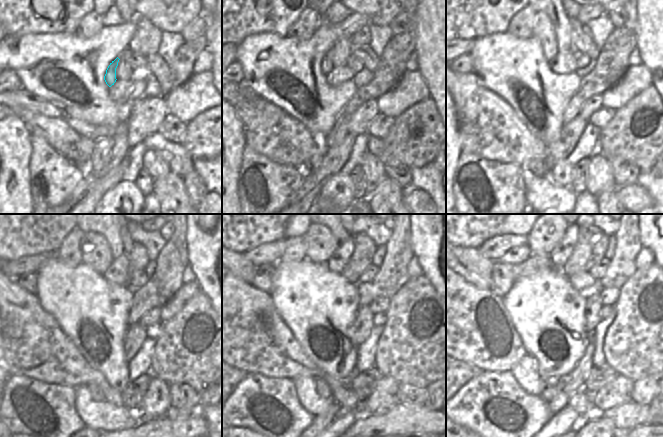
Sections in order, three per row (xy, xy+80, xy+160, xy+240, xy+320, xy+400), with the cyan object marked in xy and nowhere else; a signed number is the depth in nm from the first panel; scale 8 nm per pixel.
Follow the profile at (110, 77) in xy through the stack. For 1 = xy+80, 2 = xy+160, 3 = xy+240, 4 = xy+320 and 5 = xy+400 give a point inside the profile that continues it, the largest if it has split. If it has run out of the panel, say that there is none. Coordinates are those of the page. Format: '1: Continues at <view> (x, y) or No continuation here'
1: Continues at xy+80 (327, 63)
2: Continues at xy+160 (543, 29)
3: Continues at xy+240 (96, 253)
4: Continues at xy+320 (321, 244)
5: Continues at xy+400 (545, 234)

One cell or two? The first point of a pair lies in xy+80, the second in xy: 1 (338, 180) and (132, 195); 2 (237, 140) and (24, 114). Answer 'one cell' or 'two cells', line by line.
1: one cell
2: two cells

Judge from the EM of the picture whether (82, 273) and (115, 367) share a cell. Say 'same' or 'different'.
same

